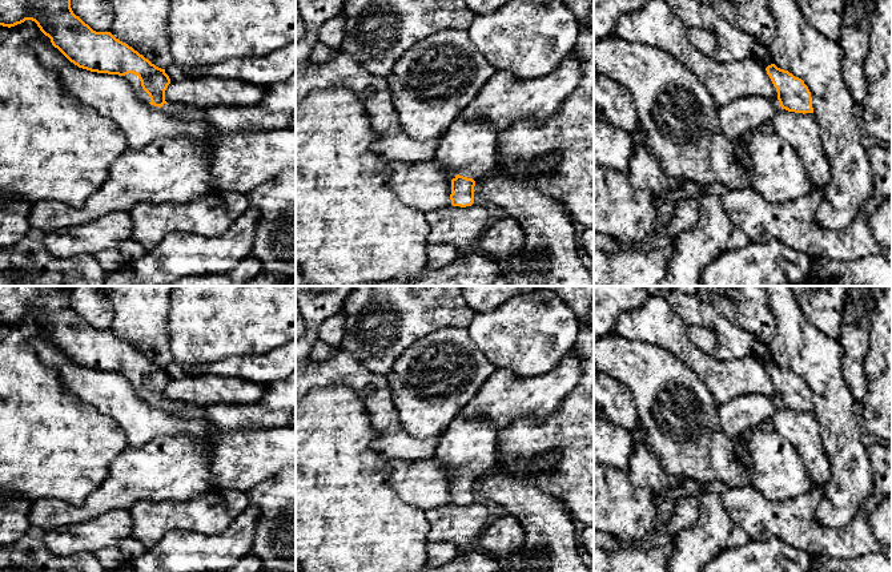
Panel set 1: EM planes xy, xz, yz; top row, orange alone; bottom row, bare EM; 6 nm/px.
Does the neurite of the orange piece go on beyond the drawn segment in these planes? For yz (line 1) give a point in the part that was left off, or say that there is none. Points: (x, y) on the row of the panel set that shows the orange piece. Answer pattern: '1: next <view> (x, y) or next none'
1: next yz (754, 112)

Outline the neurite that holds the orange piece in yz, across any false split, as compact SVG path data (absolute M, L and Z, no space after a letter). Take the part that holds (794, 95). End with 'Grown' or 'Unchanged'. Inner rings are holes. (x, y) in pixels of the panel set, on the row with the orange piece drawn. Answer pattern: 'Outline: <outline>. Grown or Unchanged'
Outline: M775 64L768 65L766 71L776 88L778 98L748 96L722 106L720 132L728 140L740 138L748 130L768 128L780 109L803 114L813 113L811 92L801 78Z. Grown

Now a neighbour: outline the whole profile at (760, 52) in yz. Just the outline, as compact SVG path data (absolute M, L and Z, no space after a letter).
M752 44L752 56L763 65L768 67L774 64L772 56L768 51L768 47L759 45L759 44Z

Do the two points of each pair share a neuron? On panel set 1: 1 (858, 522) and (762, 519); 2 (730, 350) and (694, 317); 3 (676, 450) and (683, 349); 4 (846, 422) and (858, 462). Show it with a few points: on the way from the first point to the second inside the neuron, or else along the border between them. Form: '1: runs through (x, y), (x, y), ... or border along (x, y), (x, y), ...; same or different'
1: runs through (835, 536), (811, 536), (792, 520), (786, 519); same
2: runs through (730, 338), (706, 317); same
3: border along (655, 345), (670, 351), (704, 383); different
4: runs through (846, 431), (846, 448), (850, 452); same

